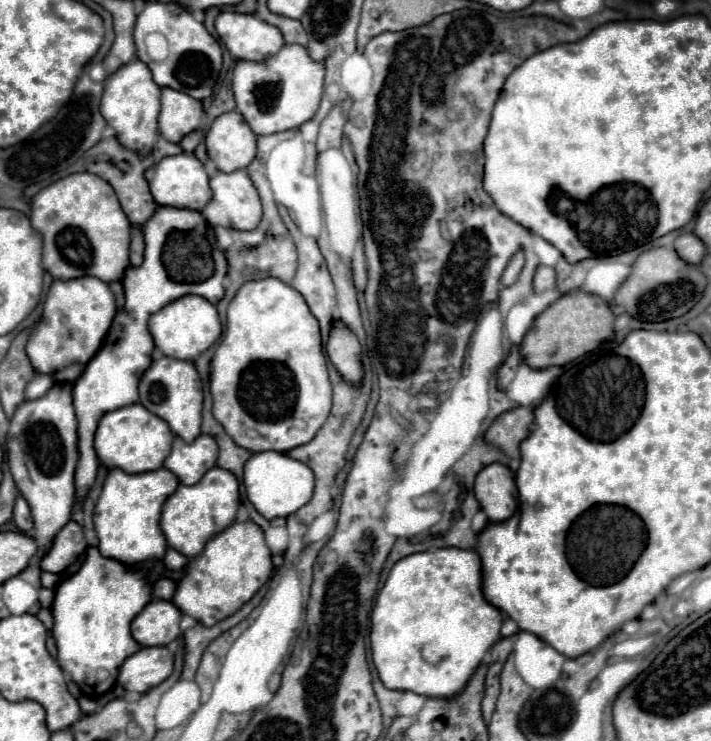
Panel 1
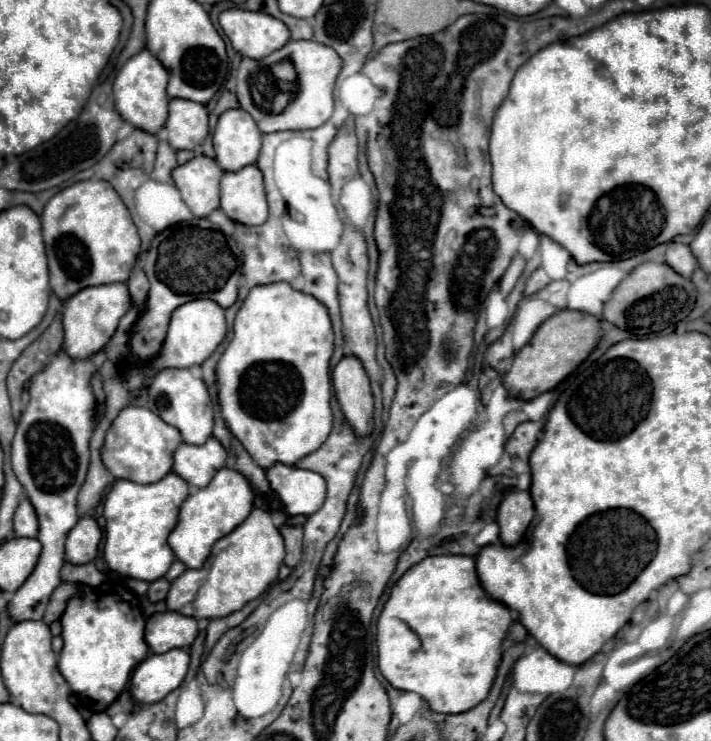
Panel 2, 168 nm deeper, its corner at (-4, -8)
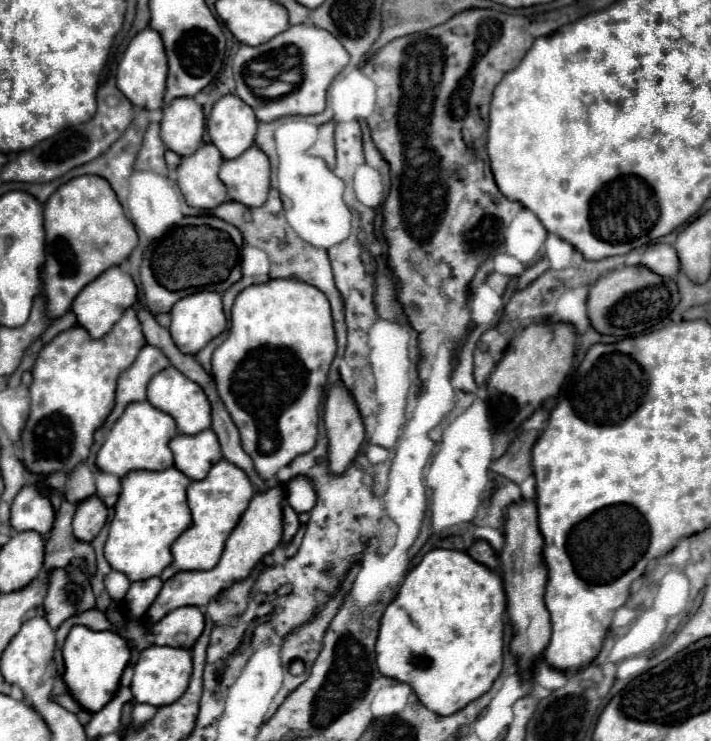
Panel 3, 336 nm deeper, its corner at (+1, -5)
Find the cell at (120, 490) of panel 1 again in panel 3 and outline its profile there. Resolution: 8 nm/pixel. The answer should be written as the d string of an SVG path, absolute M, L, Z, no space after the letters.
M174 466L162 472L128 472L122 478L122 490L114 504L114 516L104 546L104 558L112 570L126 574L130 582L162 574L162 570L172 562L172 542L190 526L192 520L186 504L186 488L190 482L192 480Z

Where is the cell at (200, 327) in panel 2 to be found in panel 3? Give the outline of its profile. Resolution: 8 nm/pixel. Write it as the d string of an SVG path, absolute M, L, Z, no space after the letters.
M196 292L190 296L184 296L174 304L170 312L172 324L170 324L170 334L174 344L178 346L180 352L186 354L198 354L212 338L222 334L226 330L226 316L222 312L222 294L220 292Z

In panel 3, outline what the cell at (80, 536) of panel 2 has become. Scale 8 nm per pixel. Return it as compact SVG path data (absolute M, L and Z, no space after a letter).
M90 496L84 502L80 502L72 522L76 540L92 542L94 536L102 530L106 518L108 518L108 510L96 496Z

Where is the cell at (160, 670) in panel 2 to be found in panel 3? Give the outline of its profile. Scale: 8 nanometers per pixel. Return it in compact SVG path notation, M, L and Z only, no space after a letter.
M148 646L142 650L140 660L134 666L132 678L132 694L136 702L146 702L152 706L164 706L178 700L190 680L192 674L192 656L186 648L170 648L170 646Z

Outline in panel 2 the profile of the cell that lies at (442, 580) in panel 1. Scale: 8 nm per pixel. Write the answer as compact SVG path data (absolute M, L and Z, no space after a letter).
M427 557L393 585L379 616L379 671L393 687L419 693L437 713L469 711L489 695L509 623L509 607L485 593L473 557Z

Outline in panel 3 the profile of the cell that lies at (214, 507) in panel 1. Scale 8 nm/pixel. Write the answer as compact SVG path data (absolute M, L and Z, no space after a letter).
M220 460L208 472L206 480L192 482L188 486L188 508L192 512L192 524L174 540L172 556L176 570L210 570L218 564L224 542L232 528L238 524L242 512L246 510L250 498L254 496L254 486L248 476L230 464L228 460Z

